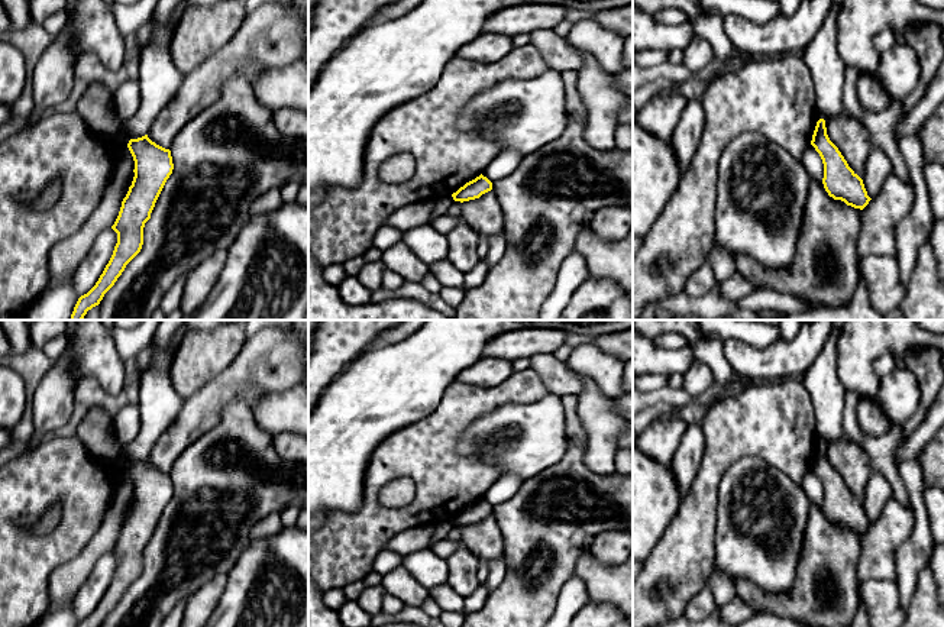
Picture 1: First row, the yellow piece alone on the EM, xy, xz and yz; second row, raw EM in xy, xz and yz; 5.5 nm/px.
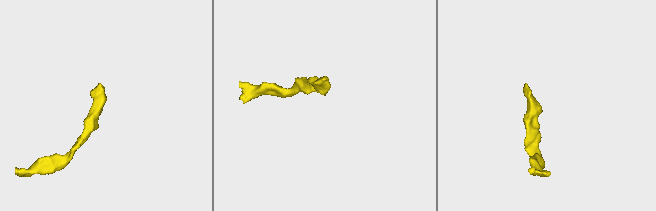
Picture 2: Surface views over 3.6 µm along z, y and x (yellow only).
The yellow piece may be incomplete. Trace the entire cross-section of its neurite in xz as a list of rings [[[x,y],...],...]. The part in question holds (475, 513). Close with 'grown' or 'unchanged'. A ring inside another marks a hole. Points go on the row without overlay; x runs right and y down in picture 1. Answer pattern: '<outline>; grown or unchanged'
[[[481,498],[475,504],[460,511],[456,517],[453,517],[452,521],[455,526],[463,527],[463,526],[479,523],[482,518],[491,514],[492,514],[492,507]]]; unchanged

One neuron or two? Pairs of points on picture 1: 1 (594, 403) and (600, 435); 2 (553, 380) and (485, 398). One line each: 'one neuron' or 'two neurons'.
1: one neuron
2: two neurons

